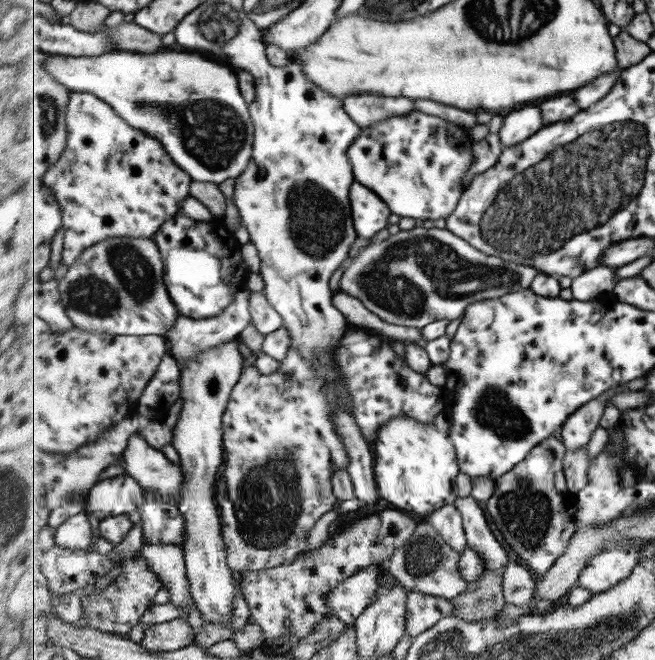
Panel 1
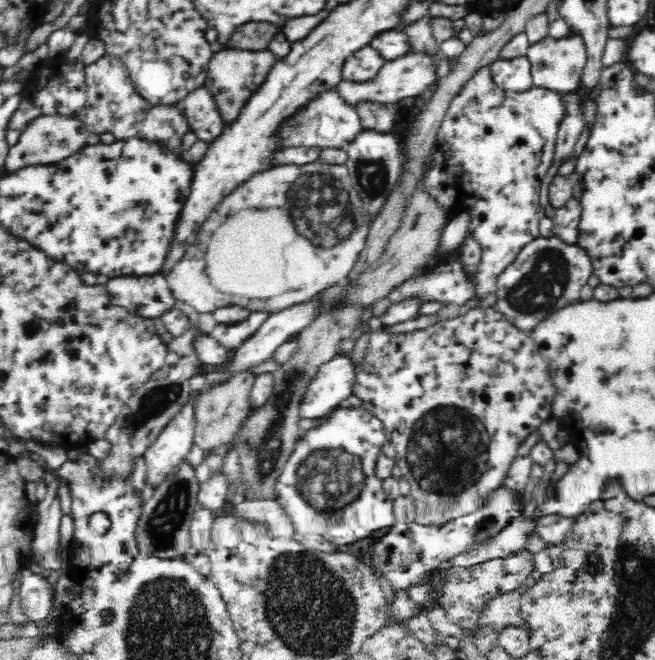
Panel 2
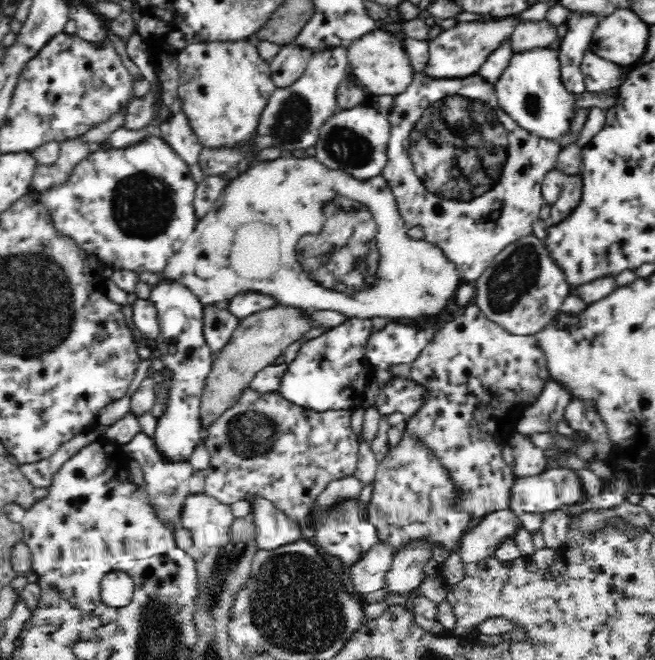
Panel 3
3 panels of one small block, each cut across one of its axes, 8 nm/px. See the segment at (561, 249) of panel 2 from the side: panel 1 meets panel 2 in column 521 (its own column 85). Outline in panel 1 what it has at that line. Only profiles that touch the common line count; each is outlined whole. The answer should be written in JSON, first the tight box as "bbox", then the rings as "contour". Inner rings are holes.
{"bbox":[59,238,181,335],"contour":[[[109,238],[87,248],[60,277],[59,292],[75,327],[116,335],[166,335],[181,311],[167,289],[159,245],[151,238]]]}

